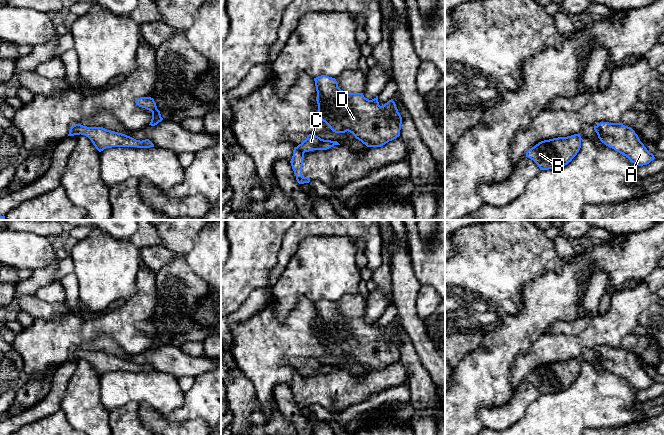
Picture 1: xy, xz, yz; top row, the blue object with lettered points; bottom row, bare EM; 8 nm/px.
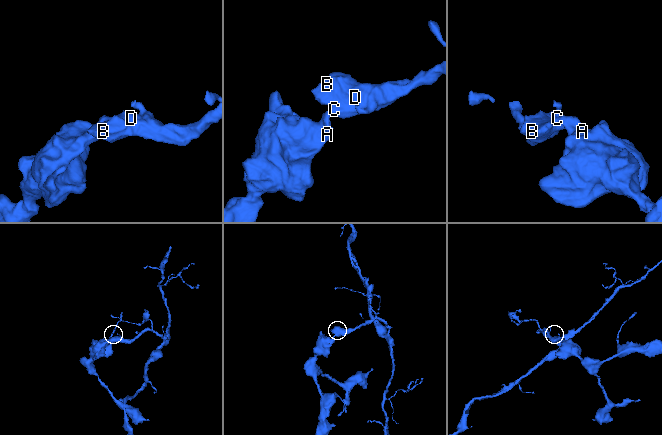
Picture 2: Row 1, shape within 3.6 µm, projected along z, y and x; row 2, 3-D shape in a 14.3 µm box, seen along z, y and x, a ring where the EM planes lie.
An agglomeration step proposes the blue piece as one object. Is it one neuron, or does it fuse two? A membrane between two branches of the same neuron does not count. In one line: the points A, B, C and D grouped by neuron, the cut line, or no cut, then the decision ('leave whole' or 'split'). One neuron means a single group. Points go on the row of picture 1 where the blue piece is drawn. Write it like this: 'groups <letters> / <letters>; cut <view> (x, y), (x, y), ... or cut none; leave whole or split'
groups A / B C D; cut xz (296, 147), (304, 152); split

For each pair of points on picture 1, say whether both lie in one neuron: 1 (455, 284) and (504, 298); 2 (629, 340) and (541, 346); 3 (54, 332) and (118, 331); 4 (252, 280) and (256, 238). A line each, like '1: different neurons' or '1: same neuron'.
1: same neuron
2: different neurons
3: same neuron
4: same neuron

